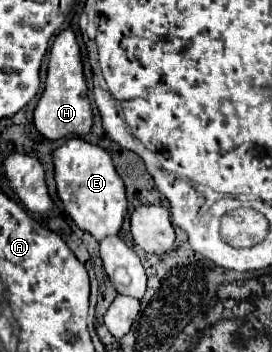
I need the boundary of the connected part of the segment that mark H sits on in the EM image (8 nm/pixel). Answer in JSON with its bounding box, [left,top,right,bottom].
[33,29,93,141]

